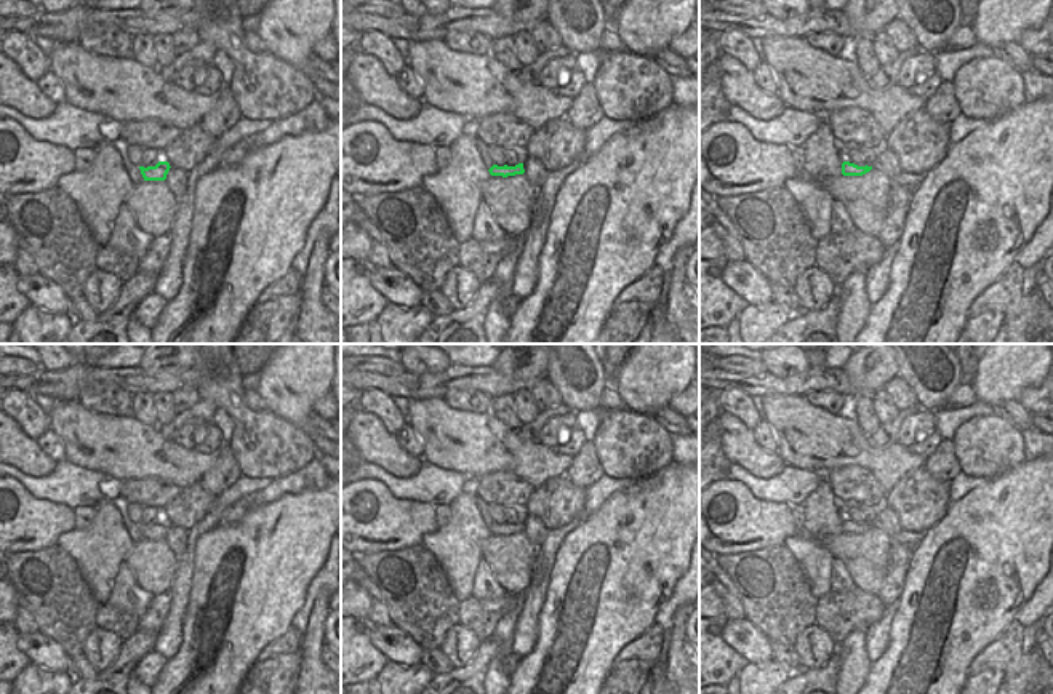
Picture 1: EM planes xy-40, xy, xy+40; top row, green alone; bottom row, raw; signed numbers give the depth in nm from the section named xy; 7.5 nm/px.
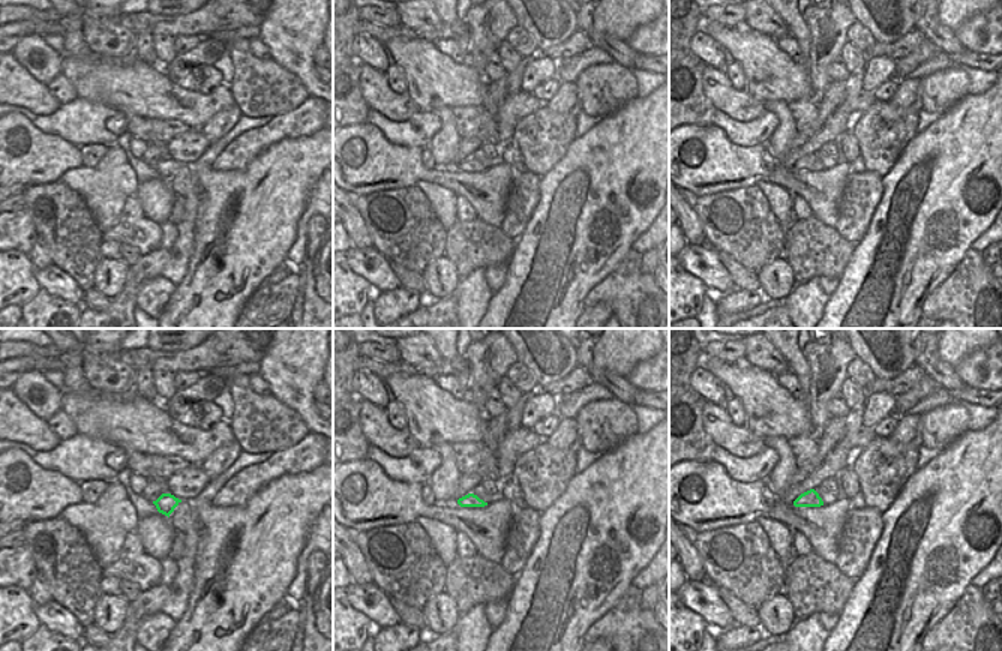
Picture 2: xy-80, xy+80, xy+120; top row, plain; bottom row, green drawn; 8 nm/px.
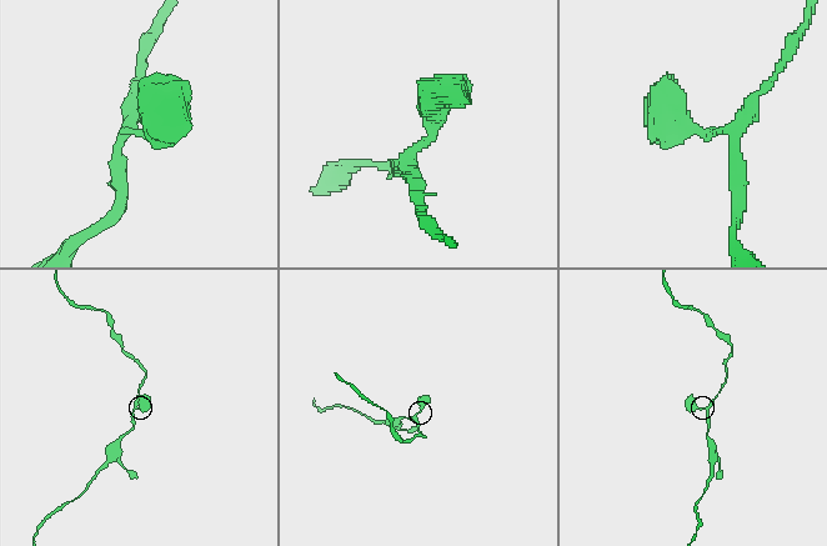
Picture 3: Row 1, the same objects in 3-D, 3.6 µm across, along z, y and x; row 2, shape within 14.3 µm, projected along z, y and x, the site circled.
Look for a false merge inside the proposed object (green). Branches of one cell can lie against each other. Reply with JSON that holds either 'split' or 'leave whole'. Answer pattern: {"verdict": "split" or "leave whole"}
{"verdict": "leave whole"}

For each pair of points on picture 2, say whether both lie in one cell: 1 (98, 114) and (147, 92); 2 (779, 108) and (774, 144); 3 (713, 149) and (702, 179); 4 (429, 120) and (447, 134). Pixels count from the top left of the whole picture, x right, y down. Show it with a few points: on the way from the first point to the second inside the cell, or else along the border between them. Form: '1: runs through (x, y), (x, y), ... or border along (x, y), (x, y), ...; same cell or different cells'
1: border along (78, 96), (101, 102), (123, 114); different cells
2: runs through (783, 117), (783, 135); same cell
3: runs through (708, 156), (702, 171); same cell
4: border along (435, 111), (441, 126), (428, 144); different cells

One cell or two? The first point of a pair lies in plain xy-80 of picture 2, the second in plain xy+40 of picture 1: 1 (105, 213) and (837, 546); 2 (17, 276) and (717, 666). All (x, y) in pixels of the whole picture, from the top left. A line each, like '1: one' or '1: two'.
1: two
2: one

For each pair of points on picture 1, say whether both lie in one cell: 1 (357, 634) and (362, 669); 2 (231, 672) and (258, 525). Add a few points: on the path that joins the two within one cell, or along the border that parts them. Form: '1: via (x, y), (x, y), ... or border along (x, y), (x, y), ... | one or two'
1: via (357, 642), (357, 661) | one
2: via (232, 635), (234, 611), (253, 574), (253, 562) | one

